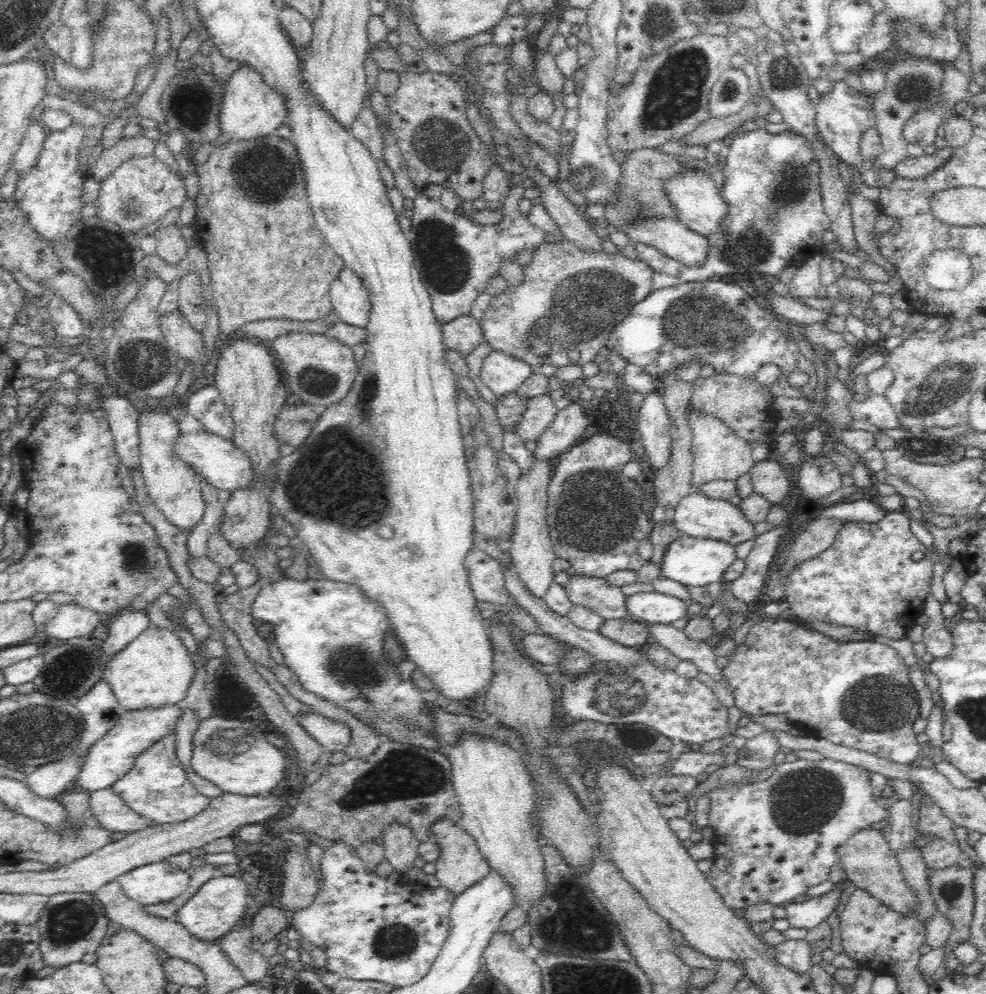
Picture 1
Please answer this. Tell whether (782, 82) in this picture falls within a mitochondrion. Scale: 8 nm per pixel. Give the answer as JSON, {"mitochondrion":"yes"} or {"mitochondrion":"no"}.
{"mitochondrion":"no"}

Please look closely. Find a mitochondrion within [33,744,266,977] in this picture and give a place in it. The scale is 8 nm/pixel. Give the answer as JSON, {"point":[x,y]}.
{"point":[68,922]}

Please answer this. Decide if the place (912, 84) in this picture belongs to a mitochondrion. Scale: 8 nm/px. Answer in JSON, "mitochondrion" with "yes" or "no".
{"mitochondrion":"yes"}

